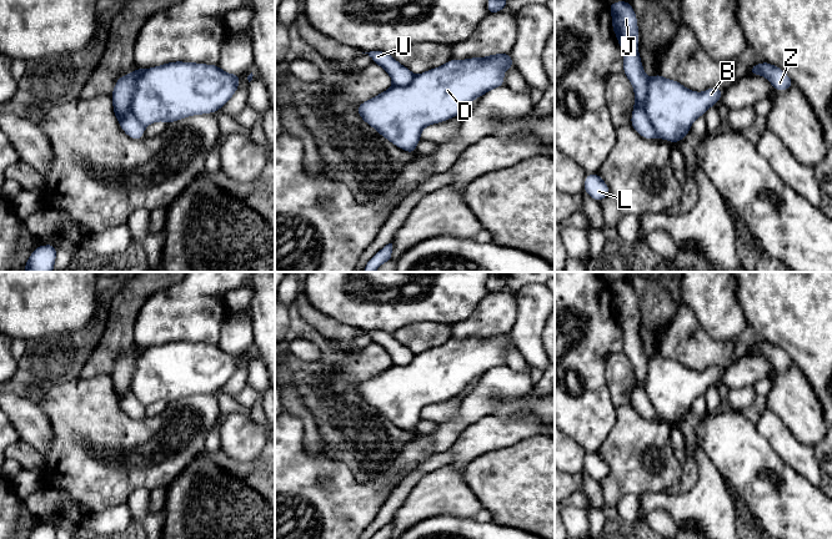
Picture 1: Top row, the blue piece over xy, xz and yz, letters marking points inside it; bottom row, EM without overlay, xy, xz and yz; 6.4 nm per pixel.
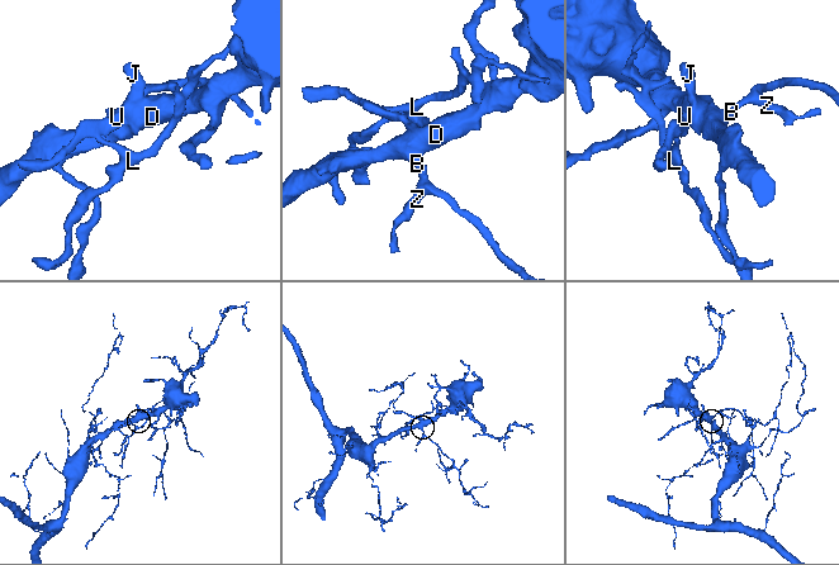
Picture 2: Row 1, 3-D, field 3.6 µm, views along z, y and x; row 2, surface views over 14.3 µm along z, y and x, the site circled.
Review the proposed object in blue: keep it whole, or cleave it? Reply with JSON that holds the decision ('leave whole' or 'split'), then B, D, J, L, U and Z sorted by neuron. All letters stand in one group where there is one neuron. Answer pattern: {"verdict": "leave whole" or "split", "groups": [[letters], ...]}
{"verdict": "split", "groups": [["B", "D", "Z"], ["J", "L", "U"]]}

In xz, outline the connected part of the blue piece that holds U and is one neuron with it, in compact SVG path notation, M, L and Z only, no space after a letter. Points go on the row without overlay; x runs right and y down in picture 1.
M370 331L365 333L390 354L394 364L409 364L414 359L414 352L396 341L392 333L386 331Z

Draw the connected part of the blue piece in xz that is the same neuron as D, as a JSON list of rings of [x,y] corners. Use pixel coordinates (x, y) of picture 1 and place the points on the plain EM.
[[[510,332],[466,339],[451,338],[446,343],[415,354],[409,364],[392,364],[389,369],[357,384],[360,397],[399,428],[416,433],[421,410],[461,394],[475,378],[505,364],[503,353],[515,346]]]

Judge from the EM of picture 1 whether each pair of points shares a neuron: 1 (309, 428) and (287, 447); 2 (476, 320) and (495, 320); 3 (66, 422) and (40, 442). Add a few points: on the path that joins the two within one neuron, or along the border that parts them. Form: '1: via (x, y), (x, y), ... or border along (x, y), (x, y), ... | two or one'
1: border along (287, 412), (302, 423), (305, 449), (325, 453) | two
2: via (481, 320), (490, 320) | one
3: border along (38, 406), (53, 433), (44, 454) | two

